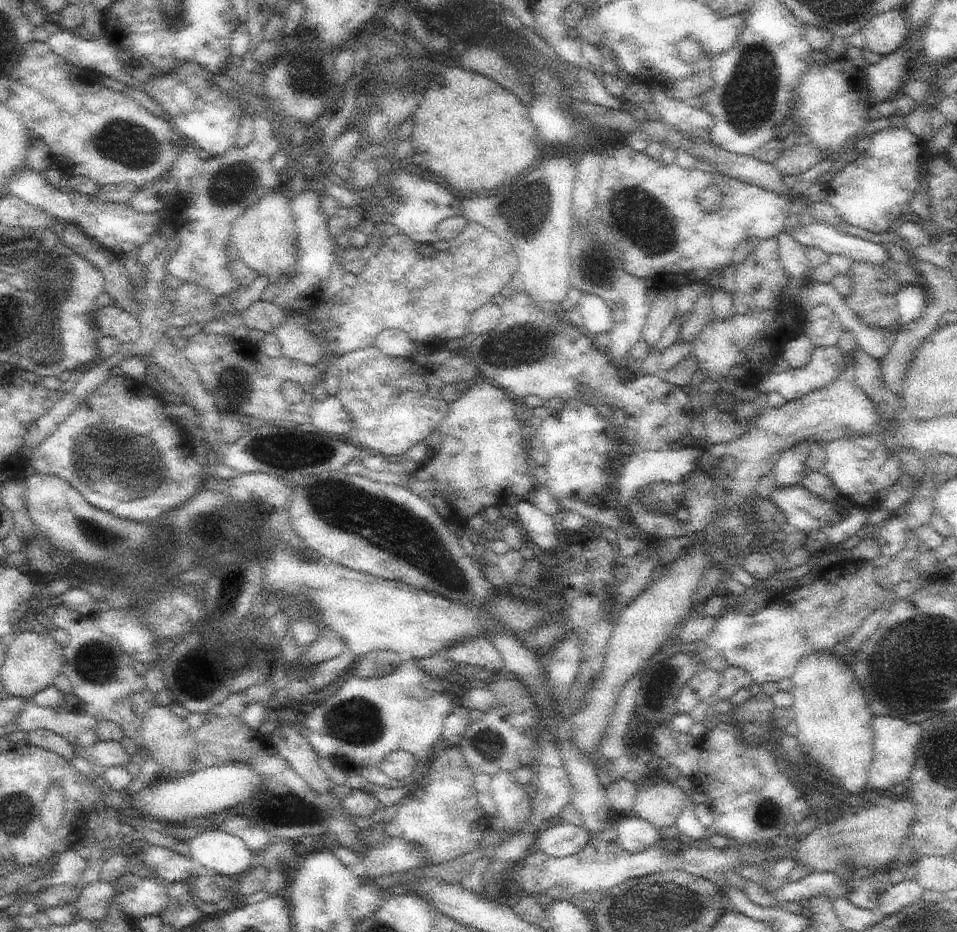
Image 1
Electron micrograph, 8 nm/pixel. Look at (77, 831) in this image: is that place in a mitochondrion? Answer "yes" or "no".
no

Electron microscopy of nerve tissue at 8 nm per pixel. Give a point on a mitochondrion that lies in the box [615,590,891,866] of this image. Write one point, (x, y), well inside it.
(662, 684)

